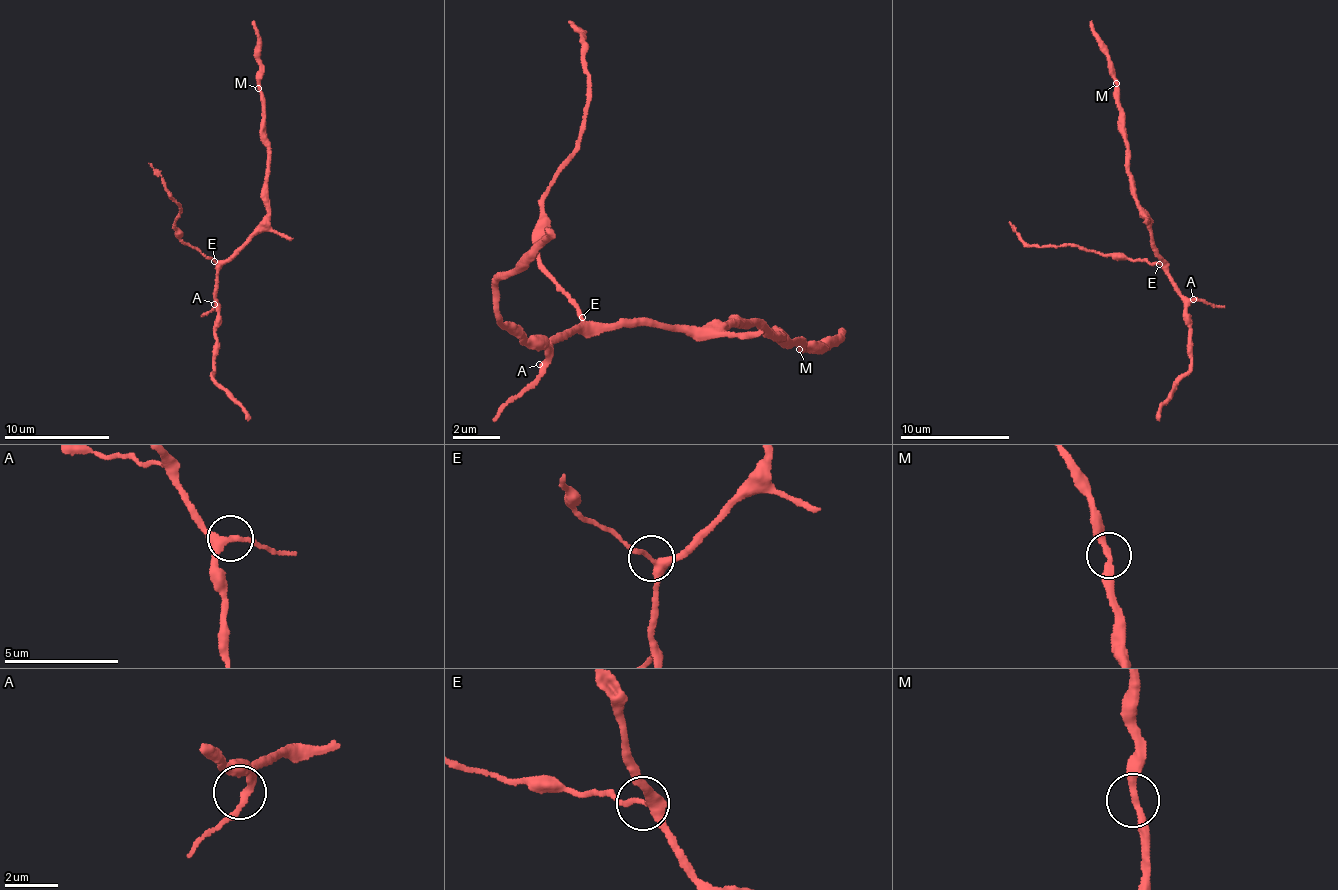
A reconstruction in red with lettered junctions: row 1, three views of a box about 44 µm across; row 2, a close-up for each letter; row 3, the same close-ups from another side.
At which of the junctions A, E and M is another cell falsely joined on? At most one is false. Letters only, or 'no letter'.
no letter

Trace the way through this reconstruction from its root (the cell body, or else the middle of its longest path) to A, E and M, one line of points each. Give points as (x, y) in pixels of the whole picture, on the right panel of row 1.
A: (1152, 234), (1155, 251), (1172, 285), (1193, 299)
E: (1152, 234), (1155, 251), (1162, 260), (1158, 264)
M: (1152, 234), (1147, 214), (1137, 205), (1134, 181), (1128, 170), (1128, 141), (1116, 83)

